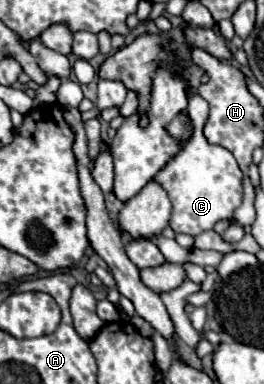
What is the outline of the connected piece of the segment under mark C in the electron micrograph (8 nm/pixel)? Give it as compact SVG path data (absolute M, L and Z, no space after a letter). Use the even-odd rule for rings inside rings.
M200 95L190 97L188 115L194 123L194 133L190 141L164 169L156 173L154 181L162 185L170 197L170 227L174 229L174 233L186 233L196 237L208 229L214 229L218 221L234 217L234 211L242 203L242 171L228 149L216 147L208 143L208 139L204 139L202 127L208 119L208 103Z

